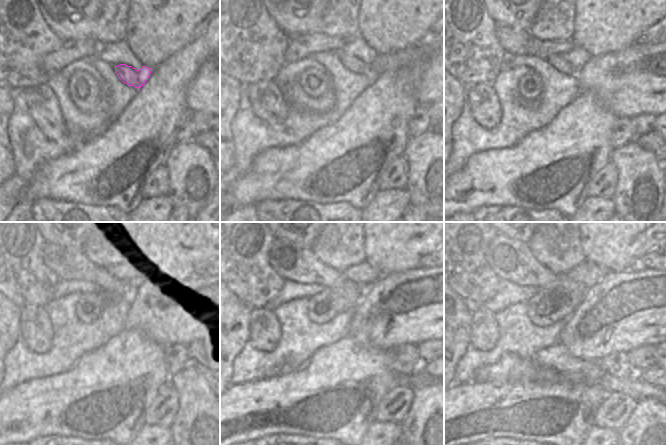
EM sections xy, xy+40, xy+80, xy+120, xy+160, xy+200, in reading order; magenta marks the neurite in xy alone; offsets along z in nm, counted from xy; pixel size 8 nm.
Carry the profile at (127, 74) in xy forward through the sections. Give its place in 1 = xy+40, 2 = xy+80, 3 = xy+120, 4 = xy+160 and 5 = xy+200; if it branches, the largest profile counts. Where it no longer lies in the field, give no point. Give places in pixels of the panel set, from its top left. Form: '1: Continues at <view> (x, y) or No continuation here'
1: Continues at xy+40 (352, 64)
2: Continues at xy+80 (557, 61)
3: Continues at xy+120 (68, 263)
4: Continues at xy+160 (291, 261)
5: Continues at xy+200 (512, 259)

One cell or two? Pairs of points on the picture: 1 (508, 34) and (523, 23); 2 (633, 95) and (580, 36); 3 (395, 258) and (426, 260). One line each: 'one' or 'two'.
1: two
2: two
3: two

